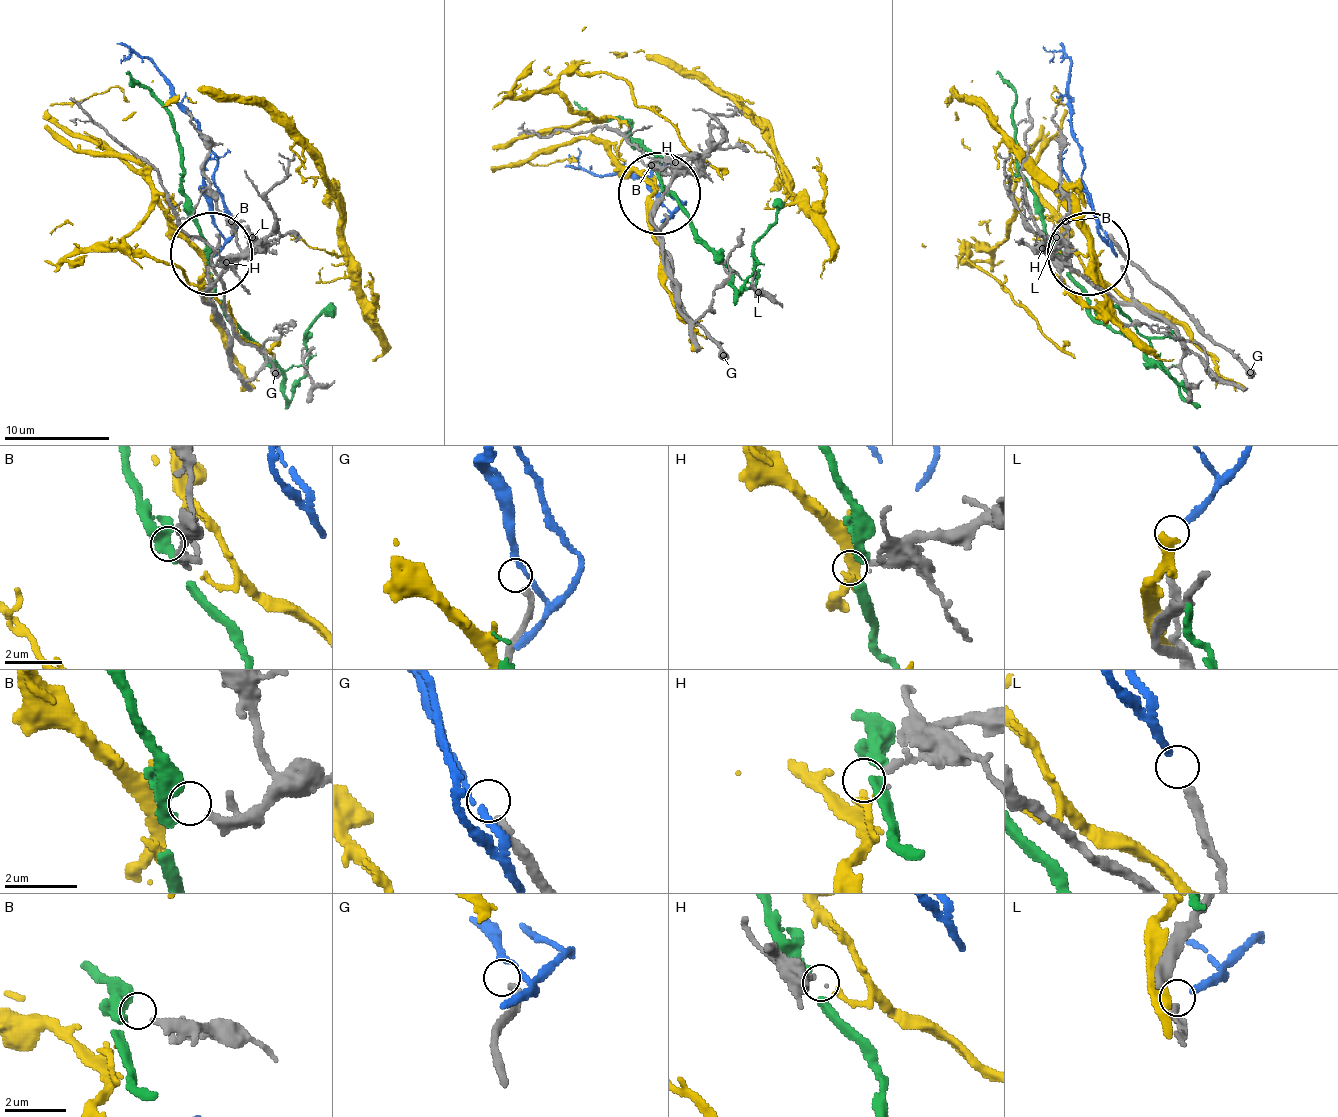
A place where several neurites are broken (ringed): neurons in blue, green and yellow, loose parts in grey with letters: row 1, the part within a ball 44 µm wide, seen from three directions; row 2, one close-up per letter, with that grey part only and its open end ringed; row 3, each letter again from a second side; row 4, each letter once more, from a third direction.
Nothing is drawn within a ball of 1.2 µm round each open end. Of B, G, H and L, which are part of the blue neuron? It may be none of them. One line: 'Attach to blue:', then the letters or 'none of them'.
Attach to blue: L

